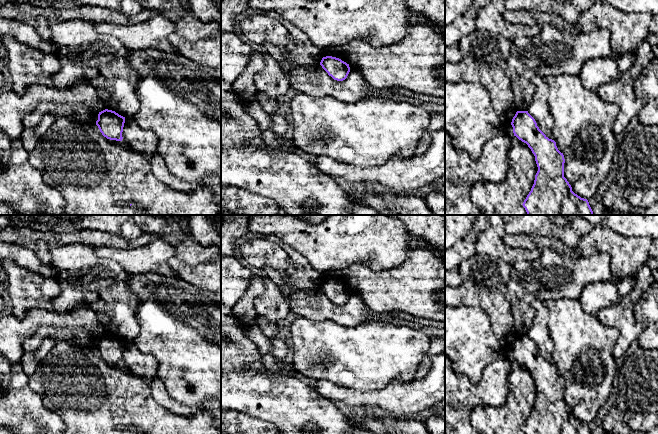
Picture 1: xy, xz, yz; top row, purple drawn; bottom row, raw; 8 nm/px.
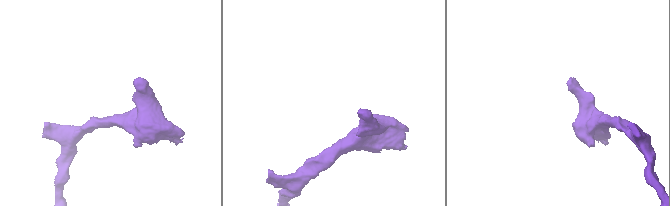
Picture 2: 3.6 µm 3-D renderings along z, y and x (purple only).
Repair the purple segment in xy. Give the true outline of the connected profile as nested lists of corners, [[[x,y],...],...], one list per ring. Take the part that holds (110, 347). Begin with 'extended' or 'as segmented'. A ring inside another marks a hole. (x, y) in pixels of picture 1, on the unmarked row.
as segmented; [[[105,333],[98,338],[96,349],[104,361],[110,364],[122,365],[125,341],[115,335]]]

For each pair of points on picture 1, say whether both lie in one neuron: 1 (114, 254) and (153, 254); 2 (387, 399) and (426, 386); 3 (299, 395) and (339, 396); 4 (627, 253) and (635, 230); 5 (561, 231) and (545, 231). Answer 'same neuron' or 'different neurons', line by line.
1: same neuron
2: same neuron
3: different neurons
4: different neurons
5: same neuron

